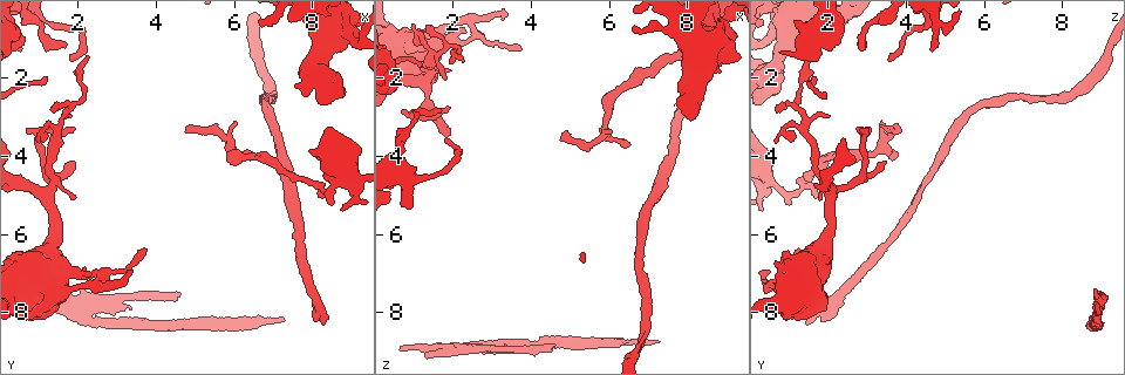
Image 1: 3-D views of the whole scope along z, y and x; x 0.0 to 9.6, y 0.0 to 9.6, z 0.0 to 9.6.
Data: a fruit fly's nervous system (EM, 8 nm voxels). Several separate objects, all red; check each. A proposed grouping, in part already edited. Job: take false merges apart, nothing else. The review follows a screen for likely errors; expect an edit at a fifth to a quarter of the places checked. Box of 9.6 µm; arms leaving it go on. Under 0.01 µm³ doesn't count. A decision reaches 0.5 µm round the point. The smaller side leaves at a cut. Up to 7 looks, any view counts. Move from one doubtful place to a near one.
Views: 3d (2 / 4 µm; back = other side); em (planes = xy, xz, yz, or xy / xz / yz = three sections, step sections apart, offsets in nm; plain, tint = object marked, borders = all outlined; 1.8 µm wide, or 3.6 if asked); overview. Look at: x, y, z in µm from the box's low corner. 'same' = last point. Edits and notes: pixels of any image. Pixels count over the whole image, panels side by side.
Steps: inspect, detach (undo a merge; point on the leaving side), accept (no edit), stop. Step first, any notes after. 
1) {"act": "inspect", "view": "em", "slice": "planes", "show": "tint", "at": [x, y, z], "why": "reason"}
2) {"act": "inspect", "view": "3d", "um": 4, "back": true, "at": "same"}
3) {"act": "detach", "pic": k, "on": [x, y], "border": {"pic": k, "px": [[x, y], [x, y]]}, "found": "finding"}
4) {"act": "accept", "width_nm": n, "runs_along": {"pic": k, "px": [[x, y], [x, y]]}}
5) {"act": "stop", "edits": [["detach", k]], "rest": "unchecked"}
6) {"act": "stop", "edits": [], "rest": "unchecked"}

{"act": "inspect", "view": "em", "slice": "xz", "step": 16, "show": "tint", "at": [2.60, 7.00, 0.95], "why": "sudden change in width"}

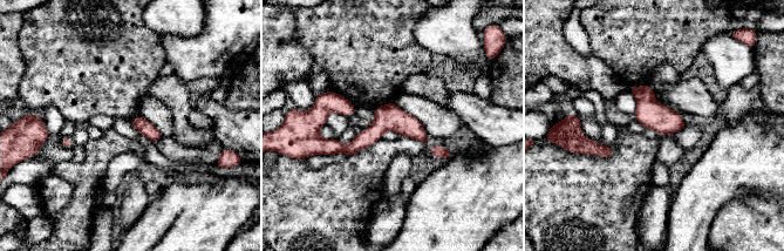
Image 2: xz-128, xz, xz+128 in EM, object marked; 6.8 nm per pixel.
{"act": "inspect", "view": "em", "slice": "planes", "show": "tint", "at": "same"}

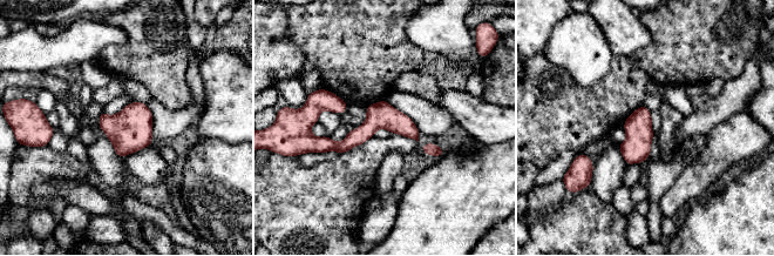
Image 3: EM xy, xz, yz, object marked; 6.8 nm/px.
{"act": "accept", "found": "one neuron here"}

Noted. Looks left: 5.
{"act": "inspect", "view": "em", "slice": "planes", "show": "plain", "at": [1.00, 3.45, 2.90], "why": "abrupt turn"}

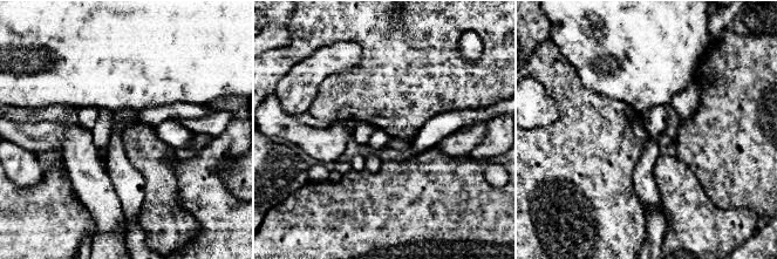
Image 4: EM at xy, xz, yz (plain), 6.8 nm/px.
{"act": "inspect", "view": "em", "slice": "planes", "show": "tint", "at": "same", "why": "where the object lies"}

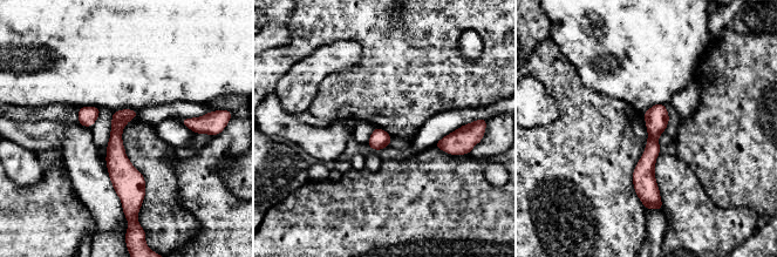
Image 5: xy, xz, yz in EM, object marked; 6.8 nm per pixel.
{"act": "accept", "runs_along": {"pic": 5, "px": [[659, 106], [647, 161], [653, 201]]}, "found": "one neuron here"}

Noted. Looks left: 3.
{"act": "inspect", "view": "3d", "um": 4, "at": [5.85, 8.35, 8.80], "why": "calibre changes"}

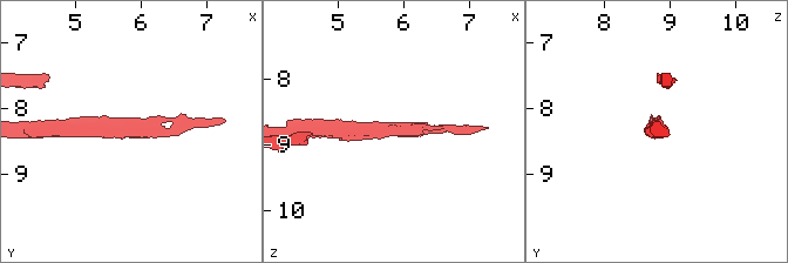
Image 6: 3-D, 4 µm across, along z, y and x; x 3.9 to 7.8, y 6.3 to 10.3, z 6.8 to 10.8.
{"act": "inspect", "view": "em", "um": 3.6, "slice": "planes", "show": "tint", "at": [5.90, 8.35, 8.80], "why": "now the EM"}

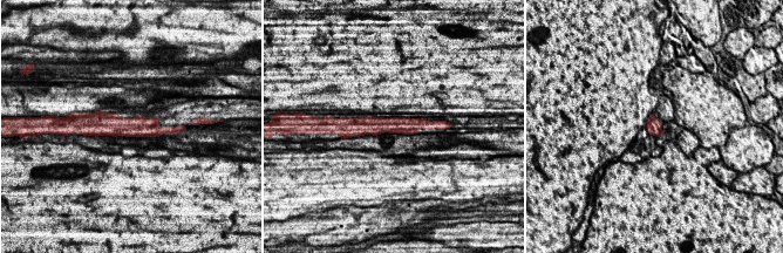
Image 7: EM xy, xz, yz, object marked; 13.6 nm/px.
{"act": "accept", "found": "one neuron here"}

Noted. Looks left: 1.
{"act": "stop", "edits": [], "rest": "unchecked"}

